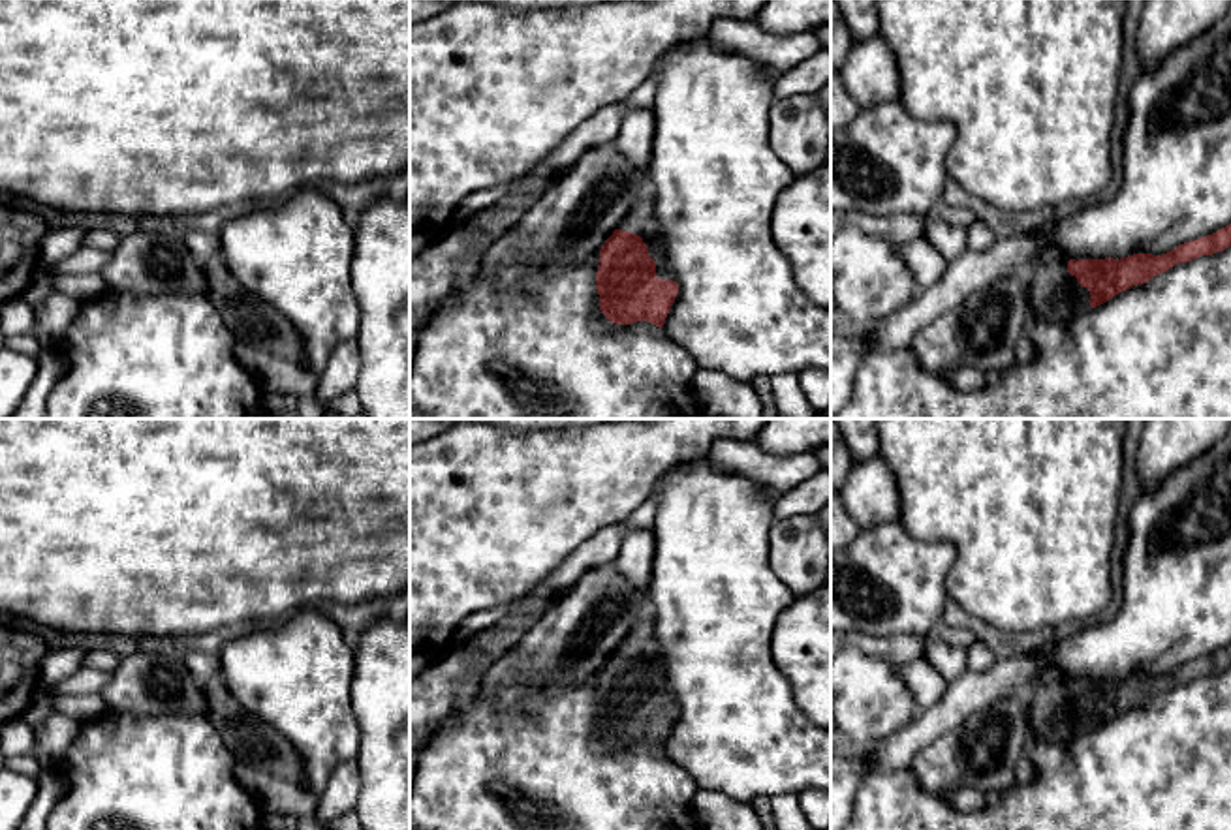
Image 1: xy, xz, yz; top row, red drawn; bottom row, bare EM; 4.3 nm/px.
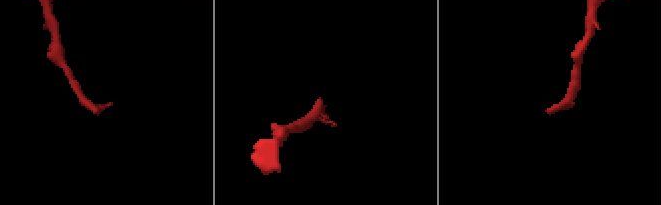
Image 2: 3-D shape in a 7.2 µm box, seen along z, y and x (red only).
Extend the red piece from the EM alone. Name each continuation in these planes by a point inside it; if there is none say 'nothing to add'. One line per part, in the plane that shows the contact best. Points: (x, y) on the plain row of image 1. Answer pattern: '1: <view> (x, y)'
1: xz (641, 641)

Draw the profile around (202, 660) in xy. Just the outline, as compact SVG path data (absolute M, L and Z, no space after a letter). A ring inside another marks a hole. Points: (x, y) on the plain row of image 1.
M188 644L182 661L199 684L209 684L222 676L222 661L210 644Z

